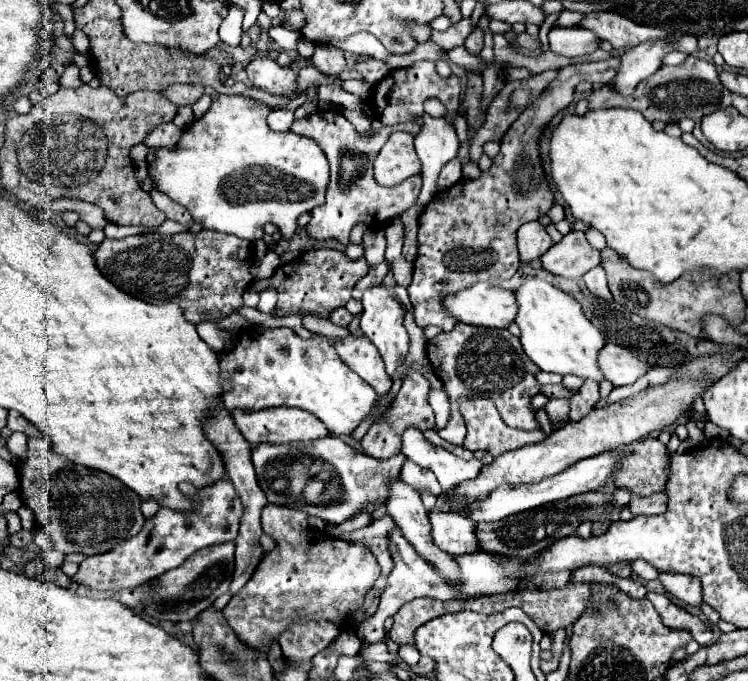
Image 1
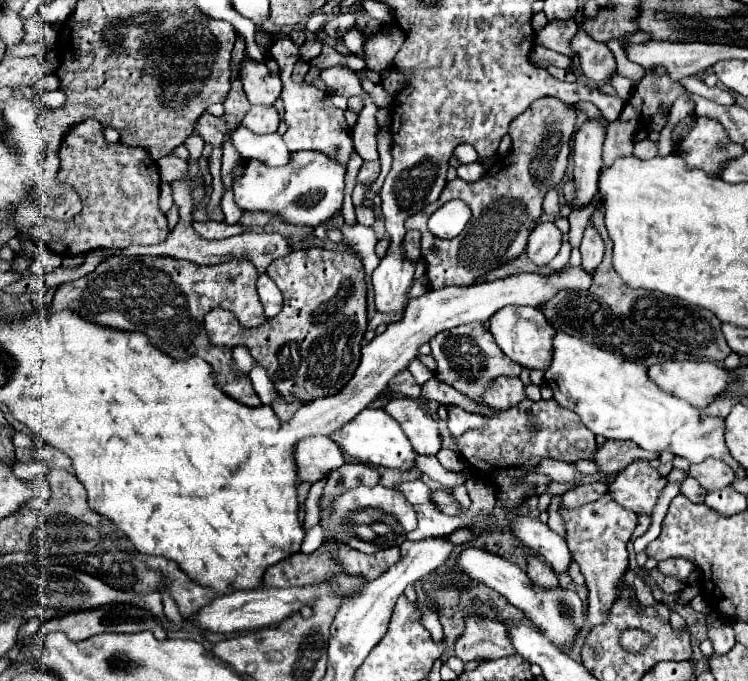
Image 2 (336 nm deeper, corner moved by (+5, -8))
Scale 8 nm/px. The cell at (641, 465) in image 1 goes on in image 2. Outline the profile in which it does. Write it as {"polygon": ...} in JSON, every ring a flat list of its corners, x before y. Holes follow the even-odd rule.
{"polygon":[[634,460,616,476,608,488,608,494,618,504,636,514,650,514,658,494,666,484,668,480,660,476,658,470,650,466,650,462]]}

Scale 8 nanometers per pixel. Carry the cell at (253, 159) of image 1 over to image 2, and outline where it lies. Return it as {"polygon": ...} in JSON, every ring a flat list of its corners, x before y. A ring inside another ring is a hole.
{"polygon":[[294,152,290,164,282,168,268,168,250,160,244,174,234,180,234,198,242,210,262,210,280,214,286,222,298,226,318,226,328,222,340,208,344,196,346,166,330,160,322,152]]}

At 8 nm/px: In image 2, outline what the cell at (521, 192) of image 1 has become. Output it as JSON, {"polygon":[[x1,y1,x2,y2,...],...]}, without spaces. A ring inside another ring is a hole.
{"polygon":[[540,98,540,100,536,100,526,112,522,112,510,124,512,150,510,150,508,156,498,158,478,182,464,182,460,178,448,182,446,188,442,190,440,198,434,204,426,206,424,210,420,210,418,214,414,214,414,216,410,216,406,220,406,228,408,230,416,228,416,230,422,232,422,258,426,260,426,274,430,276,430,284,432,284,434,290,436,288,444,288,444,286,470,286,474,282,474,278,484,276,486,272,510,262,520,252,524,252,528,236,538,226,538,218,542,216,544,194,552,186,558,186,558,182,566,174,568,154,570,154,570,140,572,140,572,134,574,134,574,124,576,124,576,110,568,108,564,102,560,102,556,98],[454,198,460,198,466,204,470,204,472,218,466,224,466,228,464,228,464,232,460,236,456,236,452,240,436,238,428,230,428,218,432,216,432,212,436,212,440,206,444,206,448,200,454,200]]}

